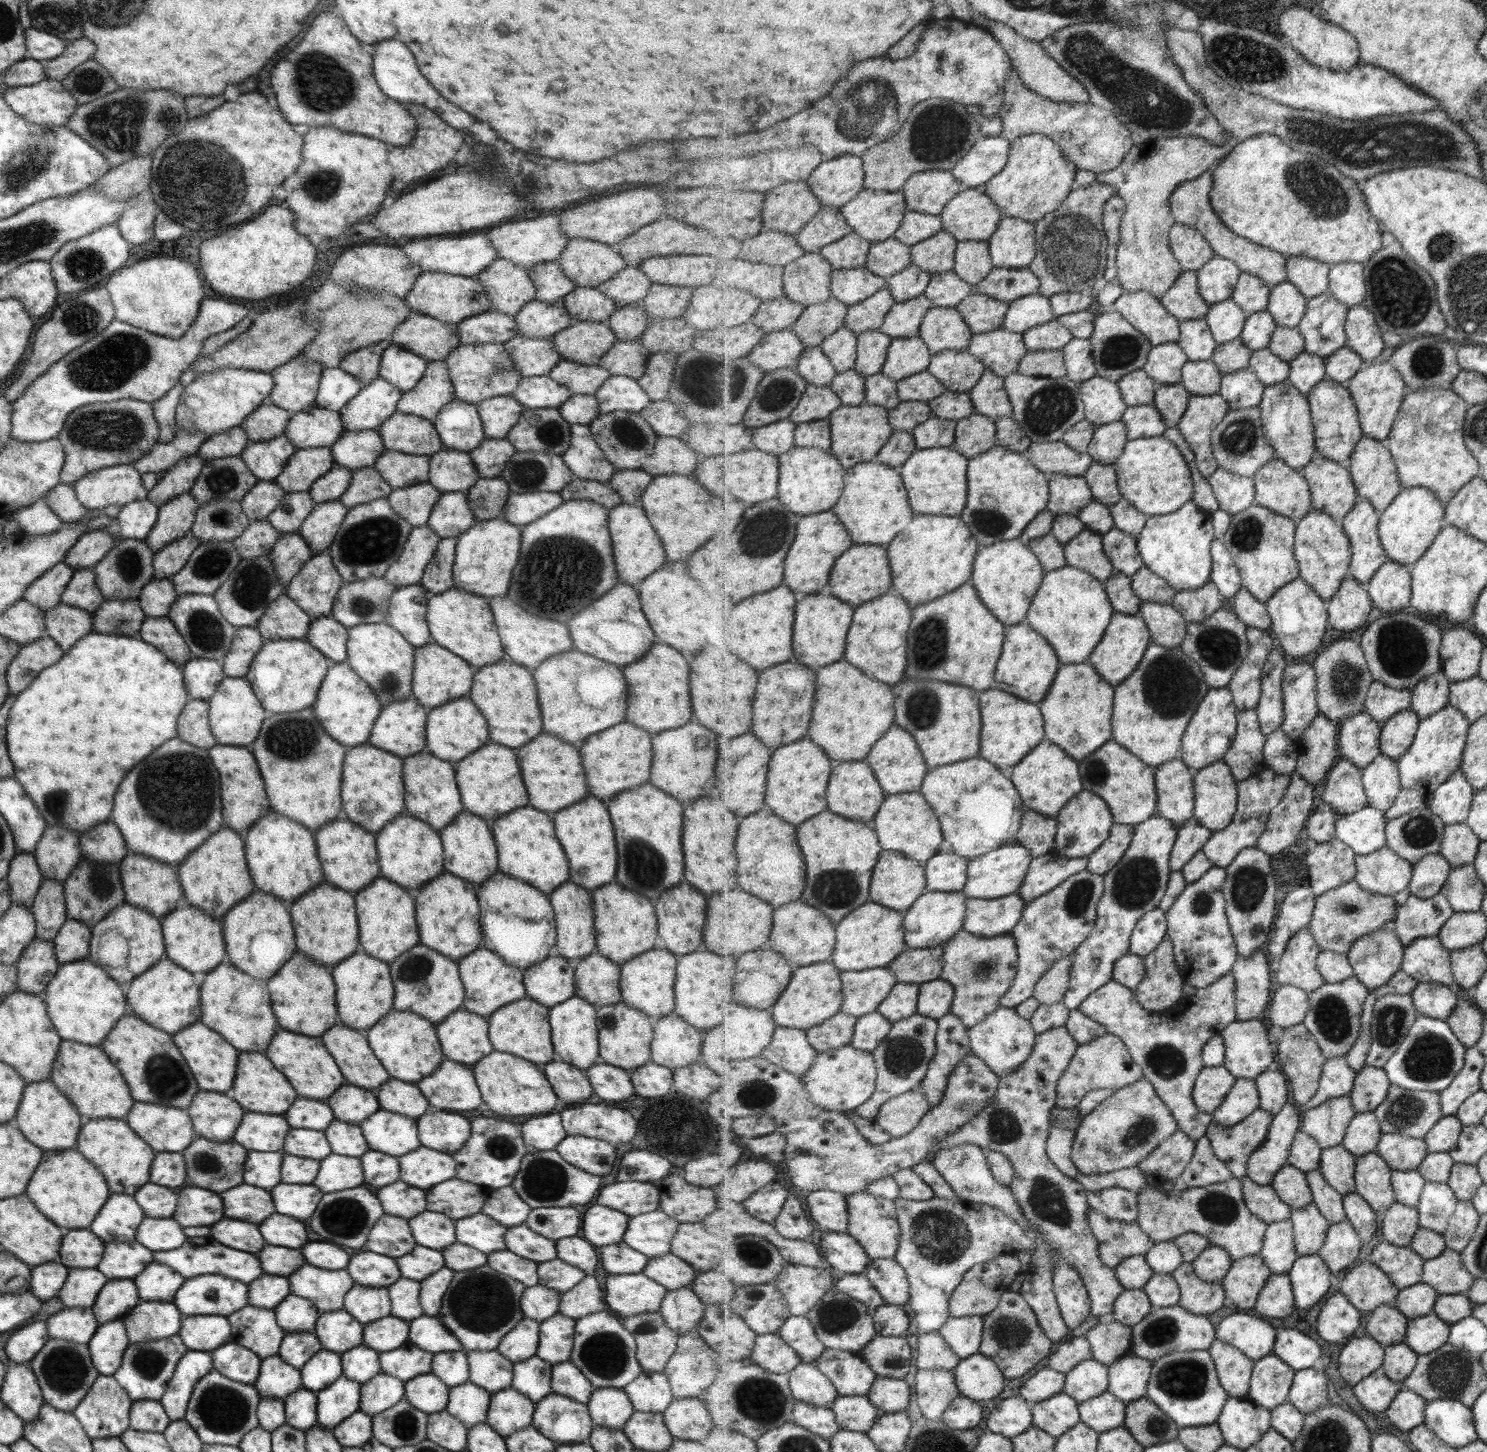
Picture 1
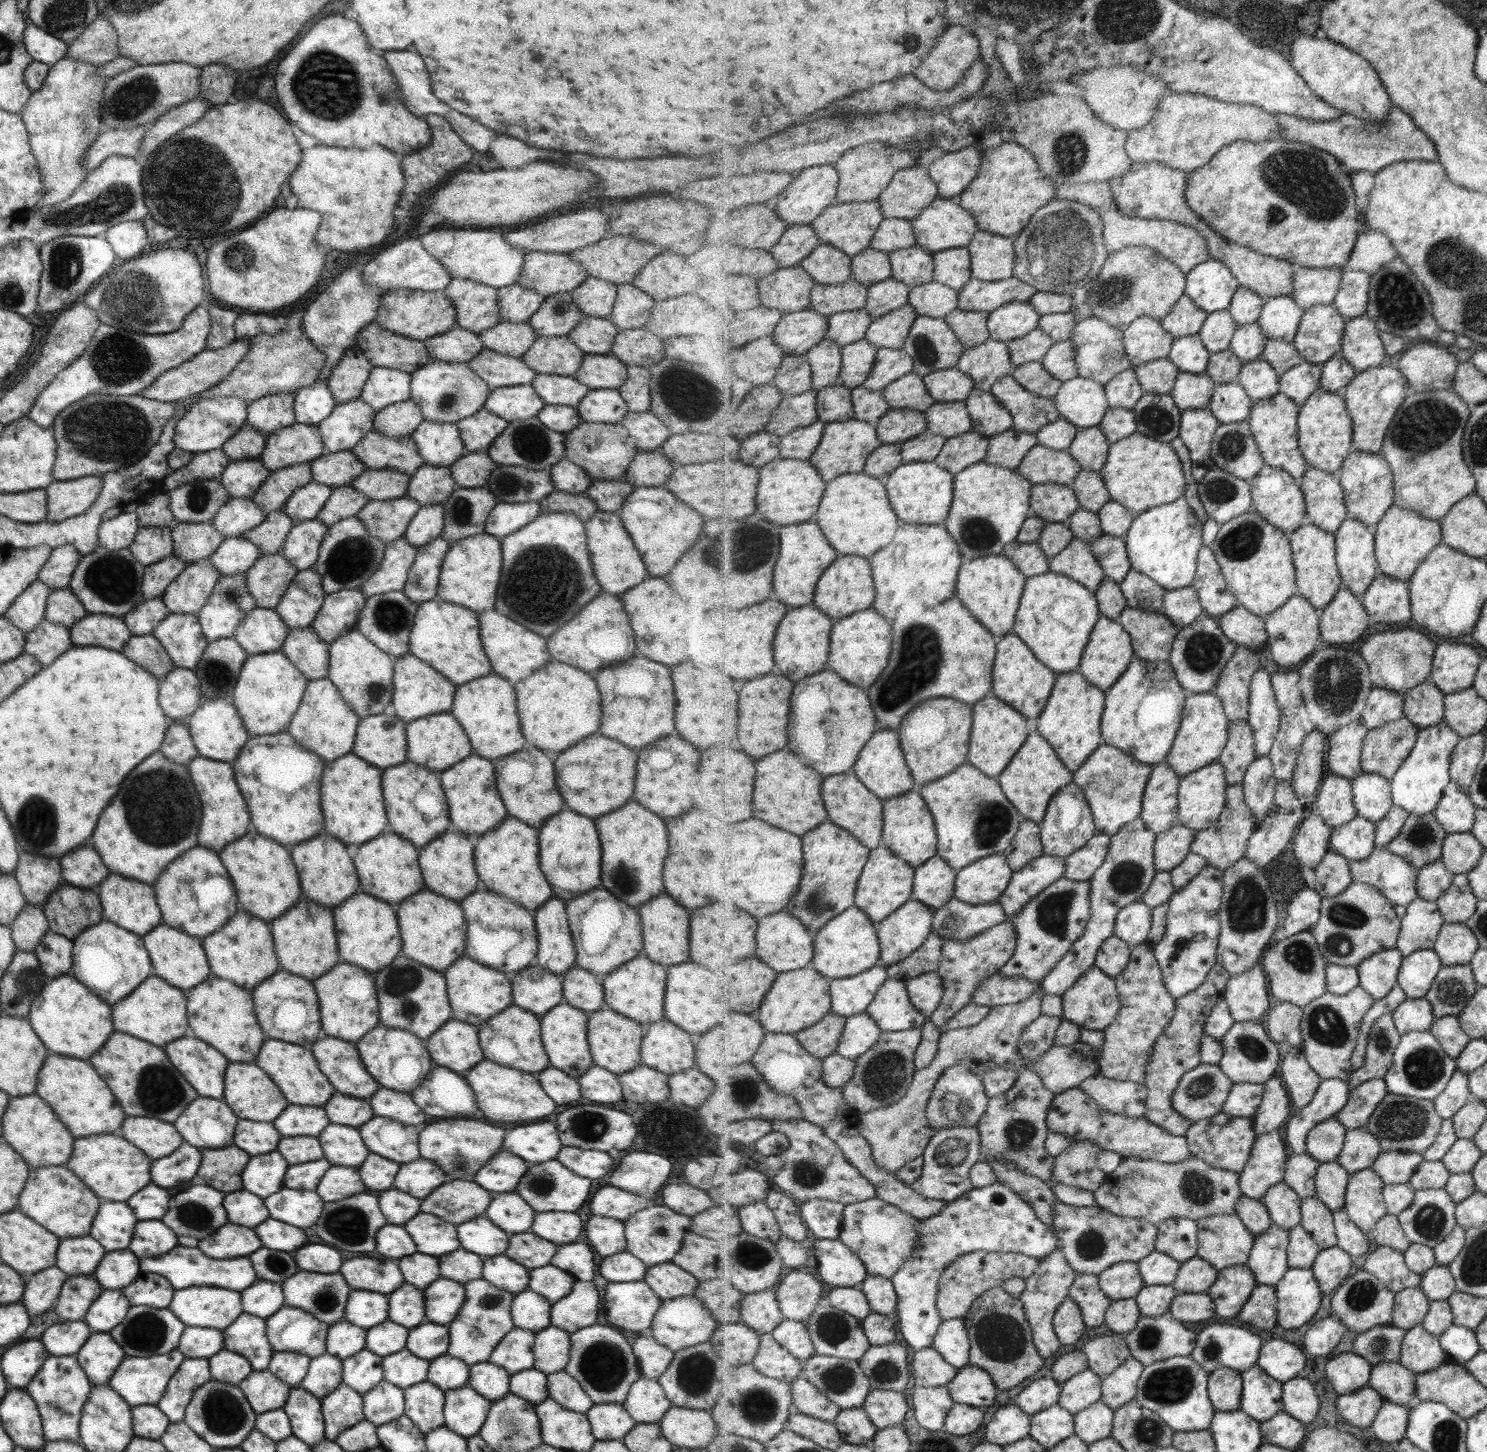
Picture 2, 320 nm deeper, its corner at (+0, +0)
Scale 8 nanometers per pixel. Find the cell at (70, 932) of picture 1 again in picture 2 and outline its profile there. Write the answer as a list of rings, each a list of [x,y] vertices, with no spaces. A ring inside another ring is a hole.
[[[50,930],[39,939],[34,955],[47,979],[66,975],[71,968],[72,941]]]

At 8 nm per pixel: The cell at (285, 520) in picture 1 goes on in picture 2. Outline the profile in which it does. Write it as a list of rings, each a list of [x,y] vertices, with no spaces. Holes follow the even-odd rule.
[[[280,508],[266,514],[259,526],[242,532],[240,536],[256,546],[261,555],[275,554],[280,552],[292,525],[291,519]]]

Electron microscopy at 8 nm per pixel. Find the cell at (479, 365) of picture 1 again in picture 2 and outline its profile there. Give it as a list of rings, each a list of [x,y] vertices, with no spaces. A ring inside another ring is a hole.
[[[429,360],[410,374],[409,399],[419,407],[423,420],[429,422],[453,422],[471,416],[482,408],[487,398],[487,385],[475,377],[465,362],[443,362]]]

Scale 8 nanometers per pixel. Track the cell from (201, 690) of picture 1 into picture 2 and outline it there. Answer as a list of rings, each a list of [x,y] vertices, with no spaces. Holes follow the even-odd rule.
[[[174,667],[159,681],[159,709],[170,722],[185,720],[201,703],[198,688],[199,681],[192,670]]]

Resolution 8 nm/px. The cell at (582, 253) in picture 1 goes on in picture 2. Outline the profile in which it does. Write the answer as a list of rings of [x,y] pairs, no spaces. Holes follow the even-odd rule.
[[[526,251],[520,266],[516,283],[523,288],[536,292],[539,296],[547,297],[557,292],[570,292],[587,277],[582,266],[571,260],[566,254],[553,254],[549,252]]]

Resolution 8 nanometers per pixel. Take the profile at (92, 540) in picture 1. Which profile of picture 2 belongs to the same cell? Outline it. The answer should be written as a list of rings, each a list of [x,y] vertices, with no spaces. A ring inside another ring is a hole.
[[[69,544],[52,547],[47,560],[40,566],[37,580],[51,591],[68,589],[71,574],[81,556]]]

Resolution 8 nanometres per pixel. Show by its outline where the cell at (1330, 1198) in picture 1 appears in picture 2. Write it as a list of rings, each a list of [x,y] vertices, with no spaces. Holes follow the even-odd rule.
[[[1317,1196],[1302,1200],[1302,1225],[1322,1249],[1338,1245],[1334,1212]]]

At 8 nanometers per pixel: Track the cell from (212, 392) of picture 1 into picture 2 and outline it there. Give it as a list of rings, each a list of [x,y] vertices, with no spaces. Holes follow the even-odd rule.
[[[214,396],[196,400],[187,407],[183,418],[174,428],[174,446],[190,453],[209,452],[220,449],[221,445],[233,436],[246,420],[247,403],[236,396]]]

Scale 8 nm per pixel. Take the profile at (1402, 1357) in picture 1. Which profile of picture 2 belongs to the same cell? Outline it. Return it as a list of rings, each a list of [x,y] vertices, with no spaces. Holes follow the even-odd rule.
[[[1383,1362],[1372,1368],[1369,1385],[1382,1397],[1401,1406],[1411,1406],[1417,1401],[1418,1373],[1395,1362]]]

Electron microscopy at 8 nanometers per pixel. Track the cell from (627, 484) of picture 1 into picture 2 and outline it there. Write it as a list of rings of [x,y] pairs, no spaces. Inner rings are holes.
[[[593,479],[583,493],[595,503],[597,510],[615,513],[632,490],[632,486],[623,479]]]

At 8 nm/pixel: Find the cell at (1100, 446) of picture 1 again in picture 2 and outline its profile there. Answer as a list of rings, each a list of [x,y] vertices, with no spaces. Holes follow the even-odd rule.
[[[1099,426],[1081,428],[1069,451],[1083,469],[1100,471],[1107,462],[1110,443]]]

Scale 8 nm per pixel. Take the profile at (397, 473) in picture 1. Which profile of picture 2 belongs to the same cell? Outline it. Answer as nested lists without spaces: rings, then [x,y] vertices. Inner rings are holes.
[[[364,470],[351,482],[359,494],[371,500],[387,500],[406,496],[409,476],[396,470]]]

